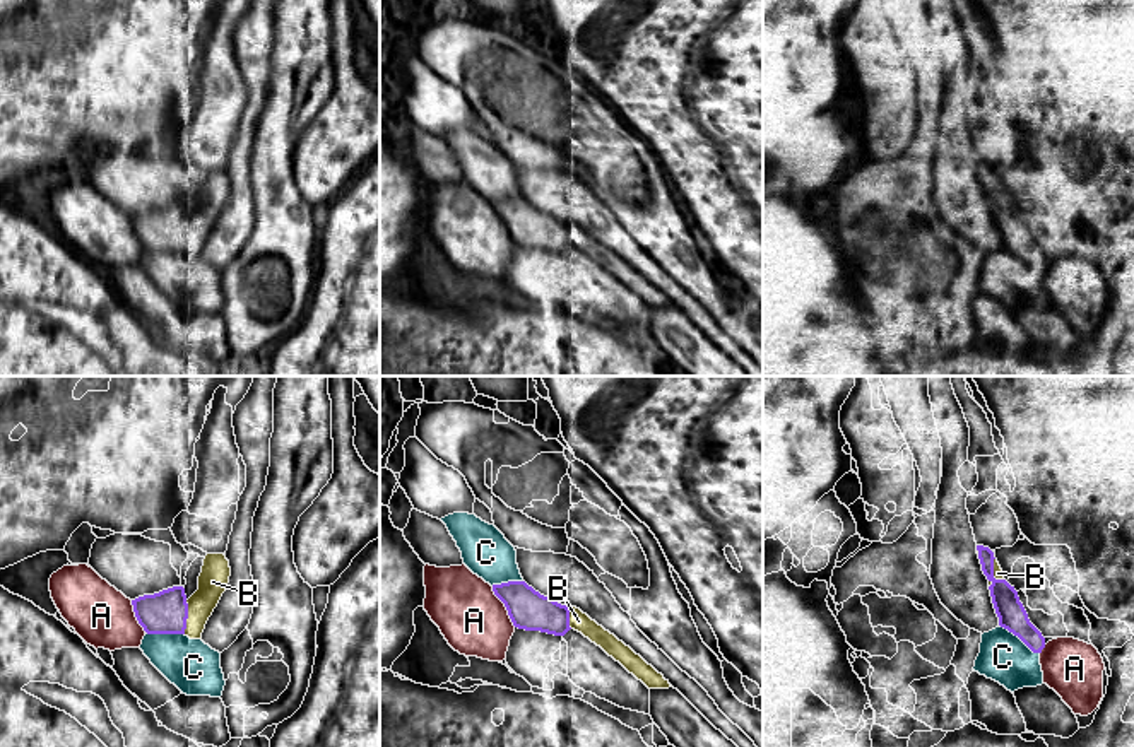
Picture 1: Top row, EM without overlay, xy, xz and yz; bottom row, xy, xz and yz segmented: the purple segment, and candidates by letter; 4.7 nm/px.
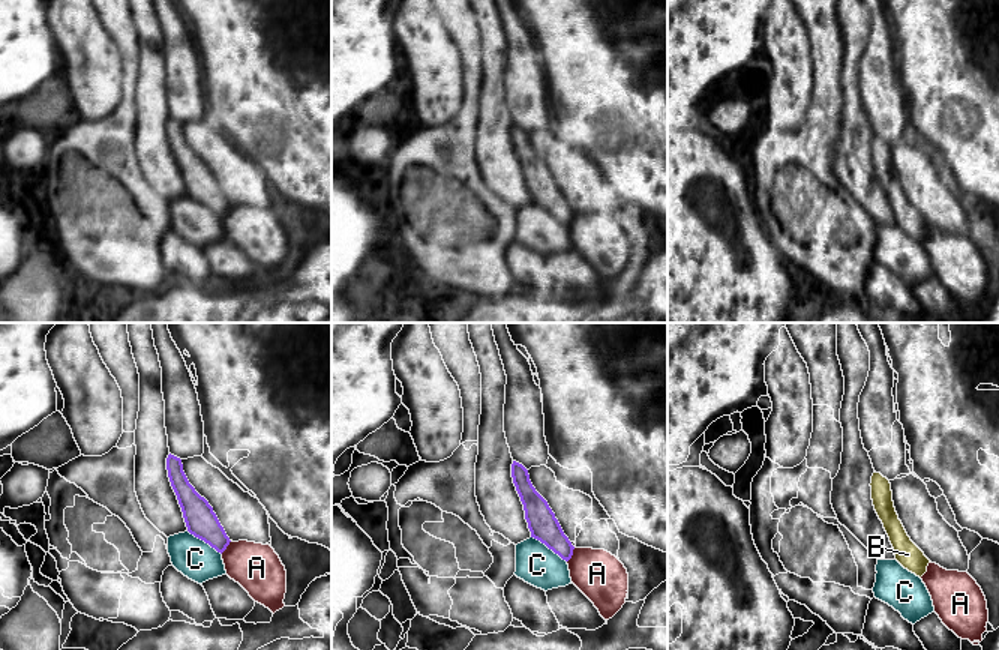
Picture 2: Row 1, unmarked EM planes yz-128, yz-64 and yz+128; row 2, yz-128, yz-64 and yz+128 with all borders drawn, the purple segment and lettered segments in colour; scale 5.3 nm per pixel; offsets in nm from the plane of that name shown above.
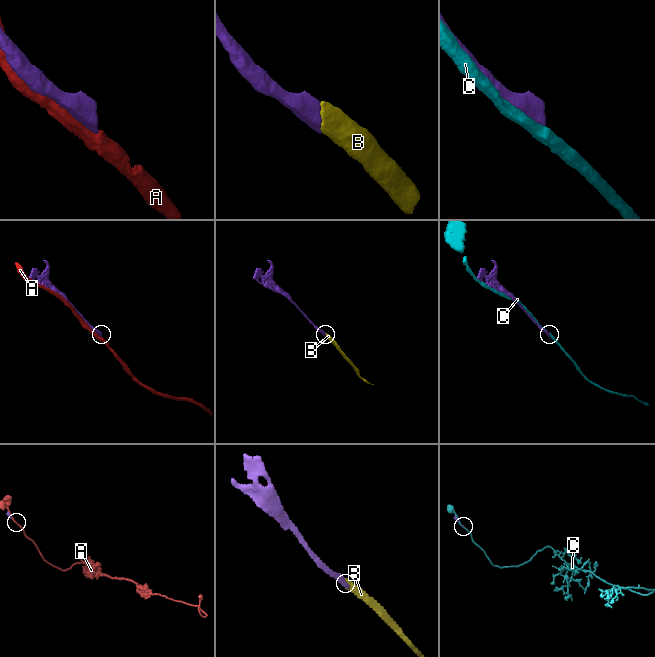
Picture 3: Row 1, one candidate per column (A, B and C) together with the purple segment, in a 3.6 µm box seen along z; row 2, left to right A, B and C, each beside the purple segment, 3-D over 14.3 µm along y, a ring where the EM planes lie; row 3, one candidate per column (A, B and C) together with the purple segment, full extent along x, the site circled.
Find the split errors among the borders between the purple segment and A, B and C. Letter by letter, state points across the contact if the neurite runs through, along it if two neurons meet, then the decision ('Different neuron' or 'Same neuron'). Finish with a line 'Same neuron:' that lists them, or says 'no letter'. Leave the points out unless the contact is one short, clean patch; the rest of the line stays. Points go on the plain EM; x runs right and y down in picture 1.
A: Different neuron
B: Same neuron
C: Different neuron
Same neuron: B

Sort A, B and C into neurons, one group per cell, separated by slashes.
A / B / C

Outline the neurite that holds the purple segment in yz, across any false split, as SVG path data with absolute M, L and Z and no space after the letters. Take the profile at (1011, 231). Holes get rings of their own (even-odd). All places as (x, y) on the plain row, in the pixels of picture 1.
M977 162L982 188L989 197L989 207L999 243L1018 253L1033 270L1042 270L1045 255L1030 239L1028 231L1019 219L1018 209L1004 197L1004 190L995 171L983 162Z

